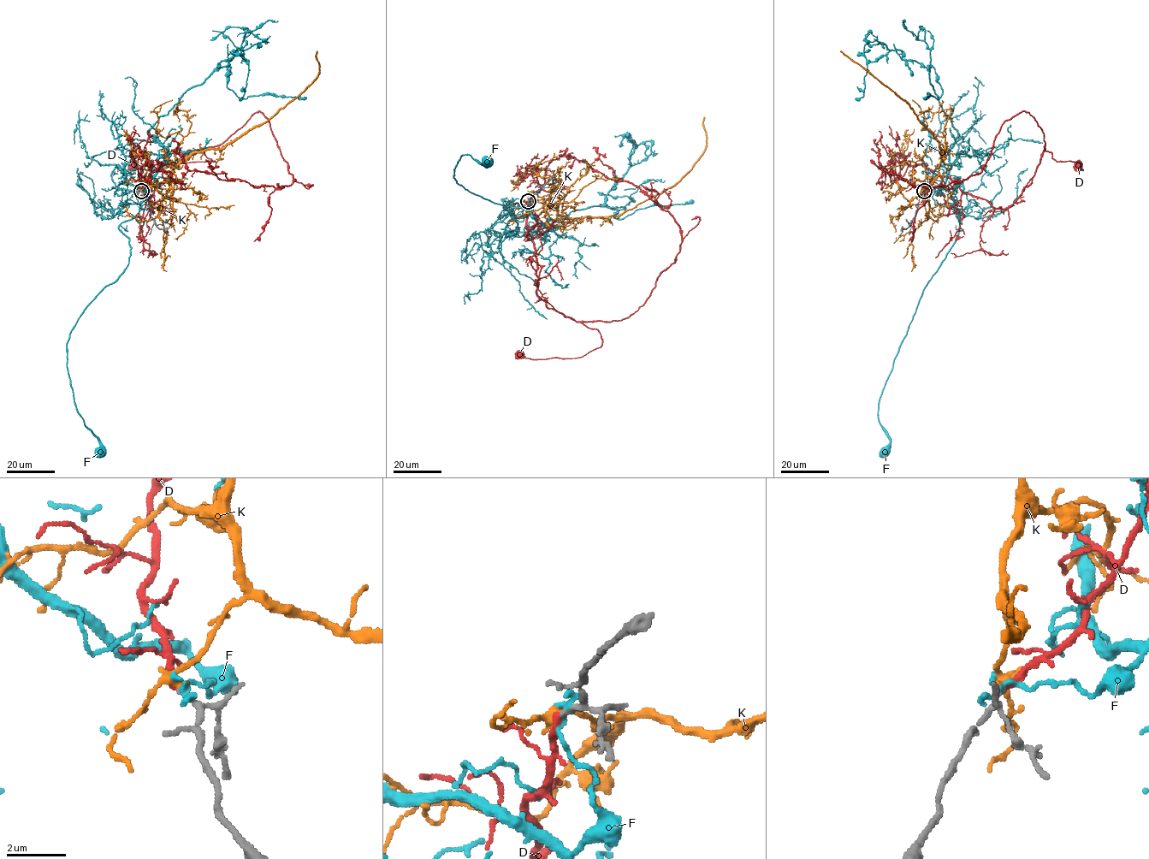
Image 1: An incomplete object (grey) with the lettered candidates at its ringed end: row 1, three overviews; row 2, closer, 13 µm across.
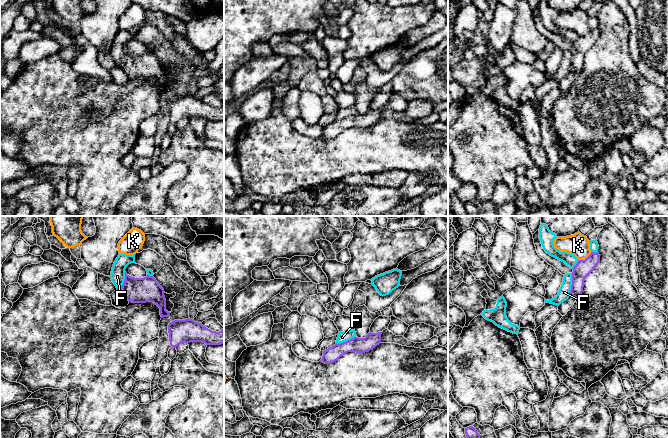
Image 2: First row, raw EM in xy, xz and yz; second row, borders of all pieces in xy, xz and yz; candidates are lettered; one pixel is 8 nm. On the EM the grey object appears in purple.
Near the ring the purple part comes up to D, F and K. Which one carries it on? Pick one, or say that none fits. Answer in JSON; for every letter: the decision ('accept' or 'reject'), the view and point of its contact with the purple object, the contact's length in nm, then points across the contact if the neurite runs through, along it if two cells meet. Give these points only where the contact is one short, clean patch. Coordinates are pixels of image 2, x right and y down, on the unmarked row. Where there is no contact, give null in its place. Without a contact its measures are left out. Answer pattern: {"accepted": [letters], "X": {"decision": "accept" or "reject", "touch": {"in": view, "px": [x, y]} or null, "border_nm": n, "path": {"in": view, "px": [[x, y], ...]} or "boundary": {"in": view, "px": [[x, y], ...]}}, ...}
{"accepted": ["D"], "D": {"decision": "accept", "touch": null}, "F": {"decision": "reject", "touch": {"in": "yz", "px": [572, 60]}, "border_nm": 190}, "K": {"decision": "reject", "touch": {"in": "yz", "px": [585, 35]}, "border_nm": 130, "boundary": {"in": "yz", "px": [[591, 28], [584, 35], [578, 36]]}}}

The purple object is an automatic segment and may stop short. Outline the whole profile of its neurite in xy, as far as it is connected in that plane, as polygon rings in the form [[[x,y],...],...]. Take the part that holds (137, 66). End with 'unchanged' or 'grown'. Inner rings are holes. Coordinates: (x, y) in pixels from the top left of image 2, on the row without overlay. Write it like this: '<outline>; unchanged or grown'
[[[125,48],[124,59],[117,66],[121,67],[129,78],[153,78],[160,84],[162,94],[170,92],[170,88],[166,86],[164,65],[153,52],[147,51],[144,54],[135,54],[127,51]]]; unchanged

